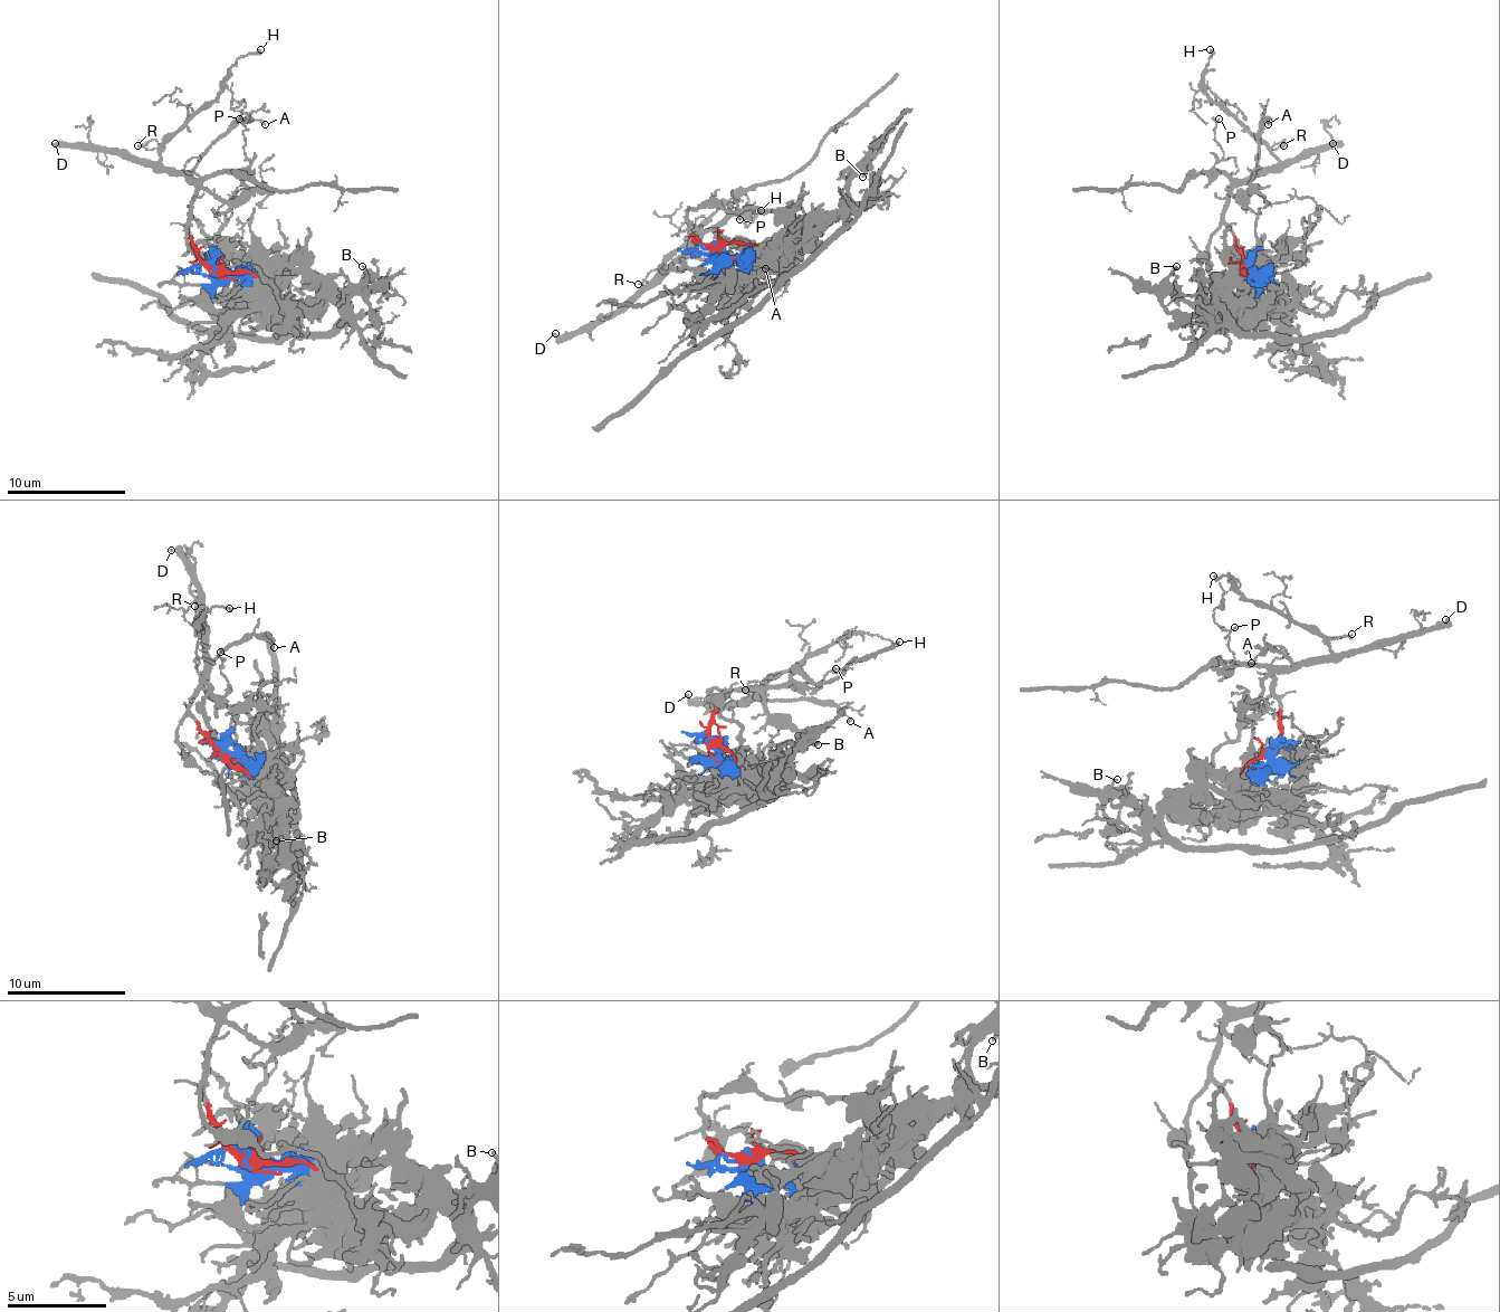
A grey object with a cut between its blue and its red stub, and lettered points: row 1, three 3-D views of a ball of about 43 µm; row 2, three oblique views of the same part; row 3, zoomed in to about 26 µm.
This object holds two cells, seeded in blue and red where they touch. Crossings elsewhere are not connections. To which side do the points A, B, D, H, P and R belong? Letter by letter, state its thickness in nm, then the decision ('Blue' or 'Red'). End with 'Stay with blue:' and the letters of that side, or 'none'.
A: Thickness 120 nm. Red
B: Thickness 130 nm. Blue
D: Thickness 400 nm. Red
H: Thickness 170 nm. Red
P: Thickness 90 nm. Red
R: Thickness 100 nm. Red
Stay with blue: B

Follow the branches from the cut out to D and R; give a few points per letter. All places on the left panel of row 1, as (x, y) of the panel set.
D: (215, 269), (197, 252), (188, 219), (193, 186), (175, 171), (155, 171), (111, 150), (54, 144)
R: (215, 269), (197, 252), (188, 219), (193, 186), (182, 174), (170, 171), (161, 162), (155, 148), (137, 144)

